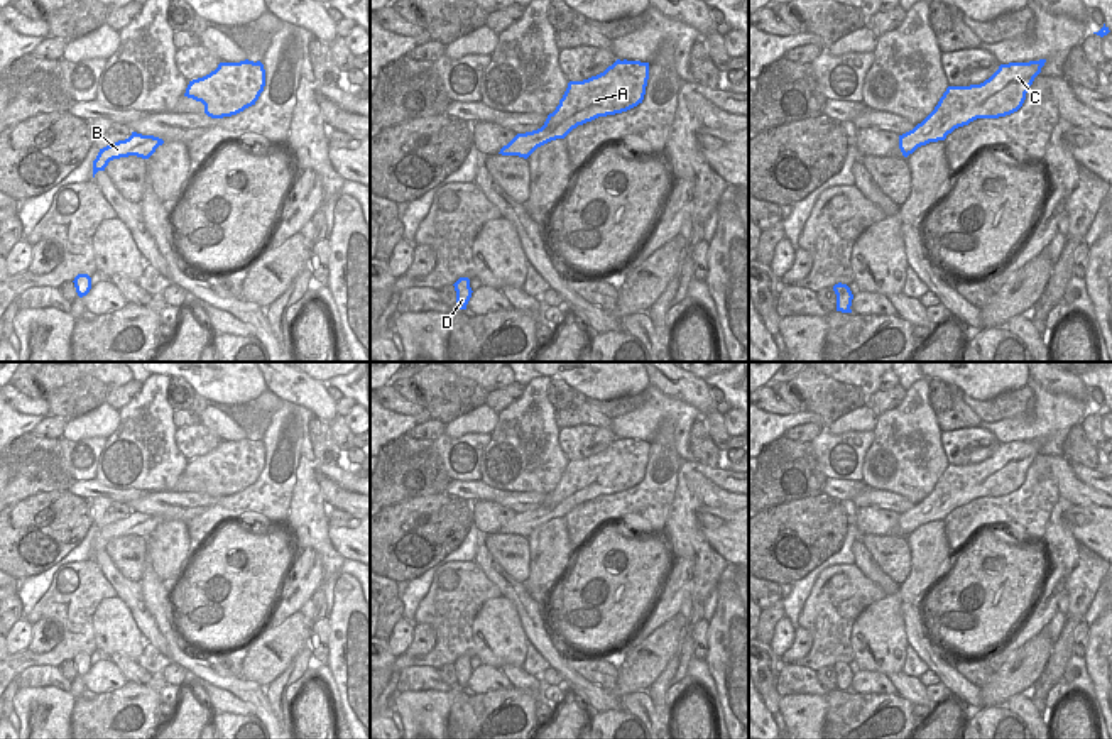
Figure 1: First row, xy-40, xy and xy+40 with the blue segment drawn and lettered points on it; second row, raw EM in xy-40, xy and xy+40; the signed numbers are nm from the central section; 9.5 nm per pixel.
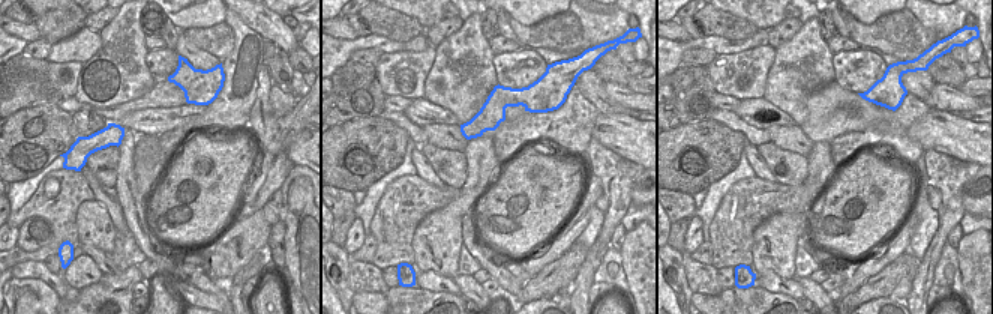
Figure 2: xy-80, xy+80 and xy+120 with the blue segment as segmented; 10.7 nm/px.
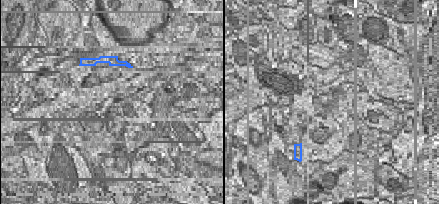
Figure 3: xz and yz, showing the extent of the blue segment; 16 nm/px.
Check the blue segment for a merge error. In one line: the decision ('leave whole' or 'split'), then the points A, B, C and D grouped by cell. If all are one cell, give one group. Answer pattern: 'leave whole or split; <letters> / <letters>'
split; A B C / D

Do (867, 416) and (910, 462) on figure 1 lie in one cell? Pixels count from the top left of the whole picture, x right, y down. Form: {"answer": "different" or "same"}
{"answer": "different"}

